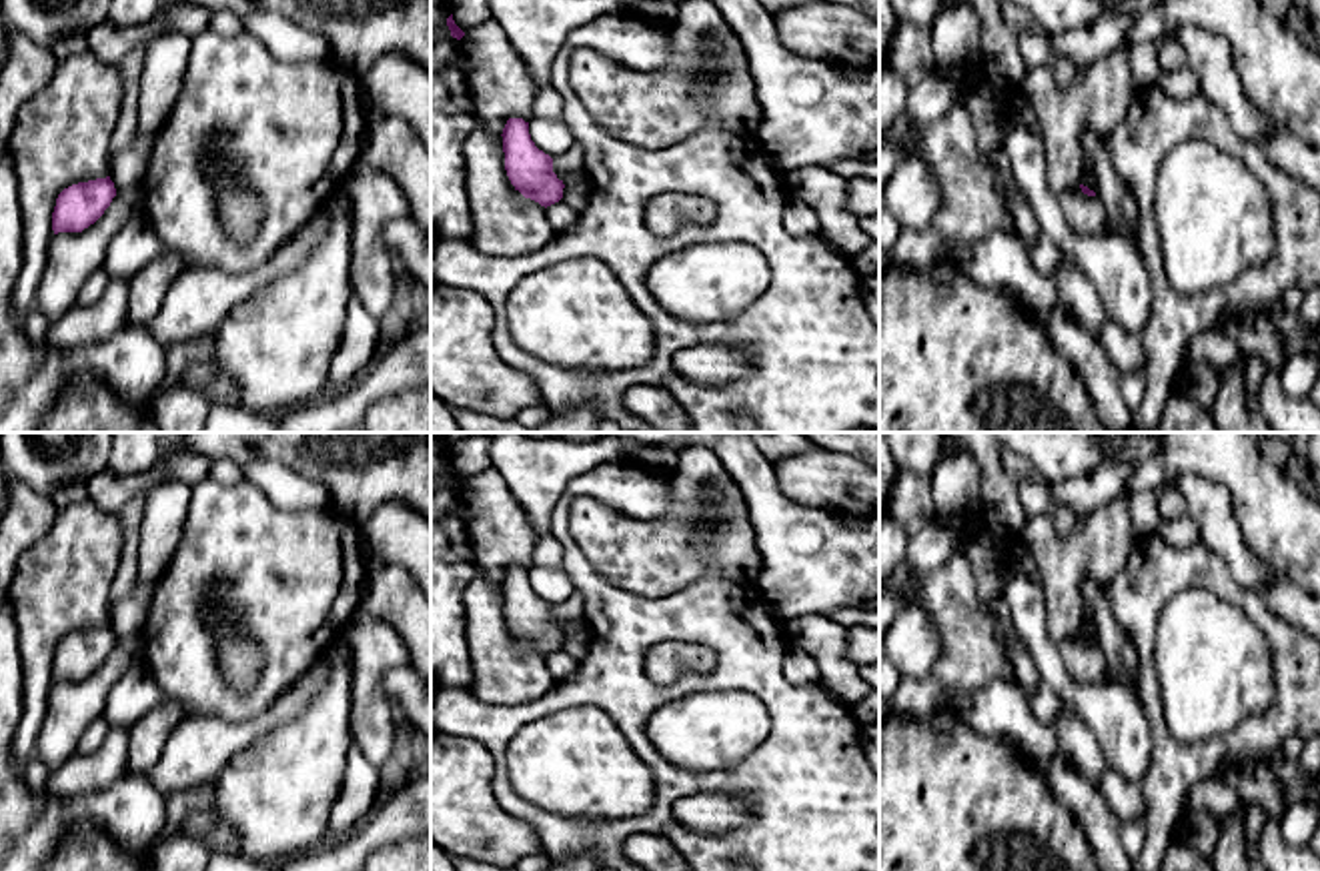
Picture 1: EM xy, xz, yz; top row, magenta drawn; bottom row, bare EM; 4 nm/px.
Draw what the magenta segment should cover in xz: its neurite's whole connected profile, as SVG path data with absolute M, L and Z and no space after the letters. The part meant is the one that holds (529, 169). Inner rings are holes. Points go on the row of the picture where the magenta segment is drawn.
M509 118L503 128L505 170L525 198L551 206L559 200L581 212L589 202L587 184L581 188L565 186L553 172L553 158L539 150L529 134L529 122Z

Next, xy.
M136 130L130 146L114 156L112 172L106 178L78 182L64 188L56 198L52 212L54 234L82 232L104 214L120 190L140 186L156 138L158 130L152 134Z

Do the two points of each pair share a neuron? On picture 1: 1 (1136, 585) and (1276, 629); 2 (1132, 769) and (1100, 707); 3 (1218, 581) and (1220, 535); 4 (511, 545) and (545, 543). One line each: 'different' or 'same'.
1: same
2: same
3: different
4: different

